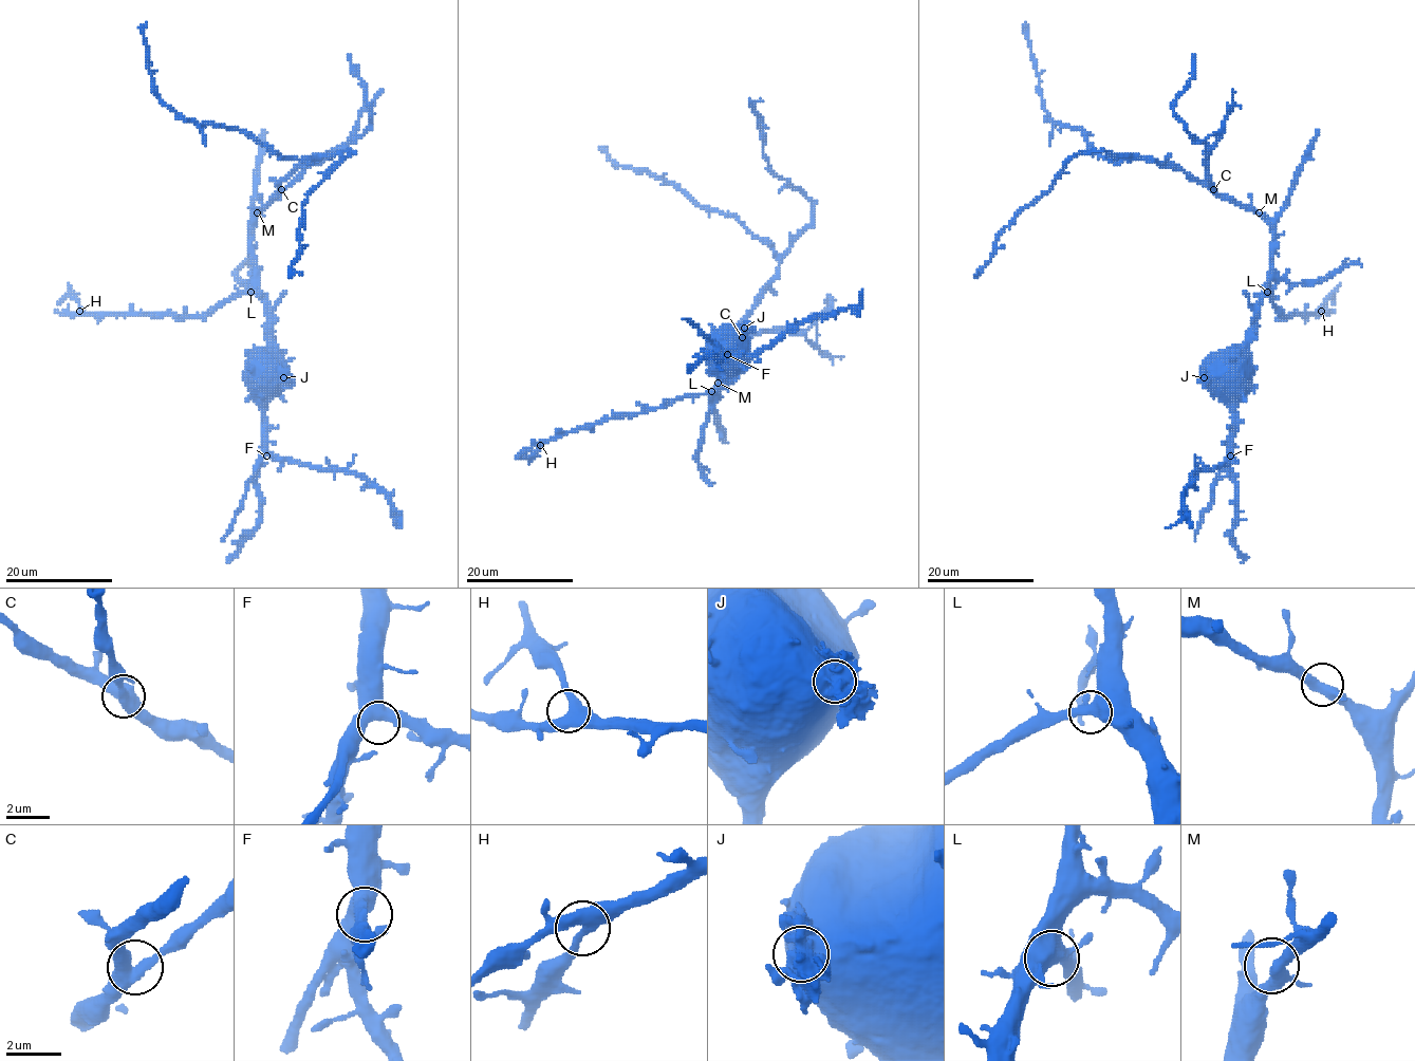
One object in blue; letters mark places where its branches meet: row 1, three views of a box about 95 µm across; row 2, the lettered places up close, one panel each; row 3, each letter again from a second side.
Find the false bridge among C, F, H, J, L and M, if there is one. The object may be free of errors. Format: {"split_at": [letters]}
{"split_at": ["J"]}

